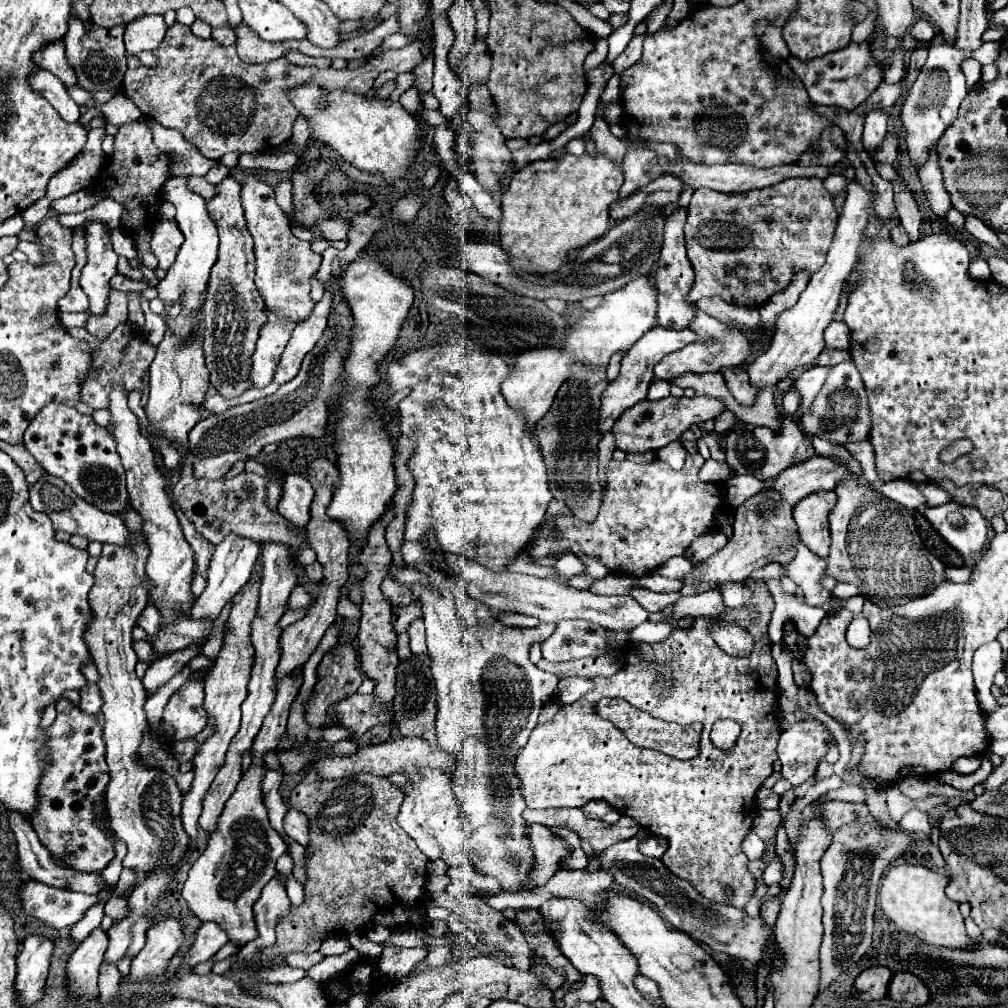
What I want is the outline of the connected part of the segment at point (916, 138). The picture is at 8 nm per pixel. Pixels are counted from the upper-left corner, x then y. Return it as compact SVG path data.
M985 42L978 51L960 51L958 47L954 45L948 47L945 43L930 45L926 65L922 67L916 83L910 87L900 113L906 129L906 149L910 151L910 159L914 167L926 161L930 147L936 145L942 133L954 123L958 115L958 107L968 95L968 89L960 71L960 63L968 57L979 61L982 65L994 63L998 59L998 42Z

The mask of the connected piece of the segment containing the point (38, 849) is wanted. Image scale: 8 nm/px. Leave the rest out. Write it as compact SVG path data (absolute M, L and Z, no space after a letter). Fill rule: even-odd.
M8 813L10 817L10 827L14 831L14 837L18 841L18 859L20 859L20 869L34 877L36 881L42 881L46 885L52 885L52 887L58 887L58 889L70 889L70 891L80 891L80 893L96 893L98 887L100 887L100 879L98 879L98 873L82 873L82 871L76 871L76 869L70 869L64 865L40 843L38 835L30 829L28 821L16 813Z

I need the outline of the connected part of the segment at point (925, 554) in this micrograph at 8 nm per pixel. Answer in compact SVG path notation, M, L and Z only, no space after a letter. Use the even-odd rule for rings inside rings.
M858 477L838 483L836 495L838 495L838 503L830 513L832 545L830 545L830 555L826 557L828 577L834 577L836 581L842 583L856 585L866 599L874 599L878 607L886 607L886 609L896 609L916 597L924 597L930 591L934 591L934 587L948 581L946 567L924 547L914 527L914 517L906 507L882 497L878 491L870 489L870 485L860 483Z

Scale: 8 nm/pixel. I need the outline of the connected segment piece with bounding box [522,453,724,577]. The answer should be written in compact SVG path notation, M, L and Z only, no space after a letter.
M688 453L680 471L670 469L662 459L654 459L646 465L610 459L606 467L608 483L596 521L580 521L572 513L548 515L536 527L522 555L532 563L552 565L554 559L572 551L574 555L584 553L596 557L608 571L622 571L634 577L652 573L670 557L684 555L696 537L708 533L712 517L724 503L722 495L712 495L712 489L718 489L716 483L696 479L700 457L700 453Z

